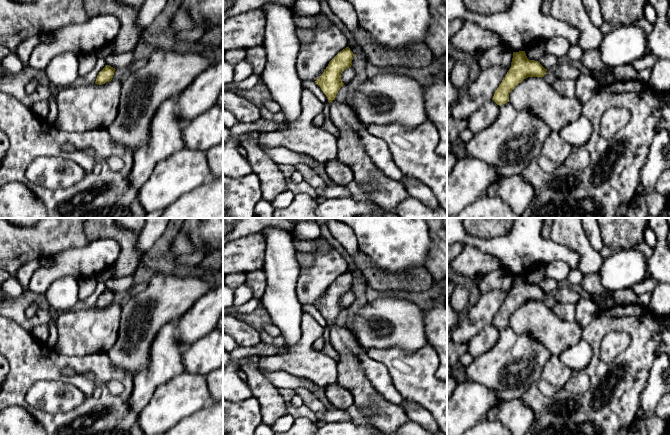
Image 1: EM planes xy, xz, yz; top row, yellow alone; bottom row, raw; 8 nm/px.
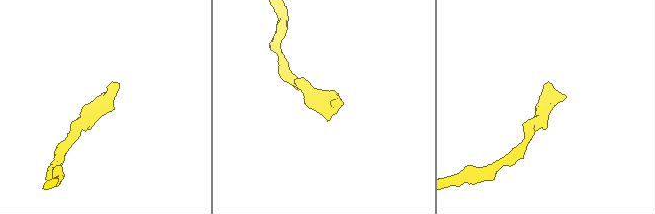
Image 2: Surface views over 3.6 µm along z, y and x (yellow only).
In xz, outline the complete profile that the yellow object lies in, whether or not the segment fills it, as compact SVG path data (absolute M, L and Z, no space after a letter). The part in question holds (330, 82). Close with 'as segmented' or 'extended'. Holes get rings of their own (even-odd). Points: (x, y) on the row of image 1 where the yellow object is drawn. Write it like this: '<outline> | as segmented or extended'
M349 47L340 51L315 83L326 95L330 117L340 130L337 137L338 161L352 169L354 179L362 185L377 206L394 213L396 207L410 195L402 181L387 177L366 154L361 145L360 133L367 127L357 117L352 107L346 102L335 101L339 89L345 86L341 81L341 73L351 67L353 56Z | extended

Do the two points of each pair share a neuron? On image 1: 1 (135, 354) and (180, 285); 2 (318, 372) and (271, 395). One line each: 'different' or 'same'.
1: same
2: different

